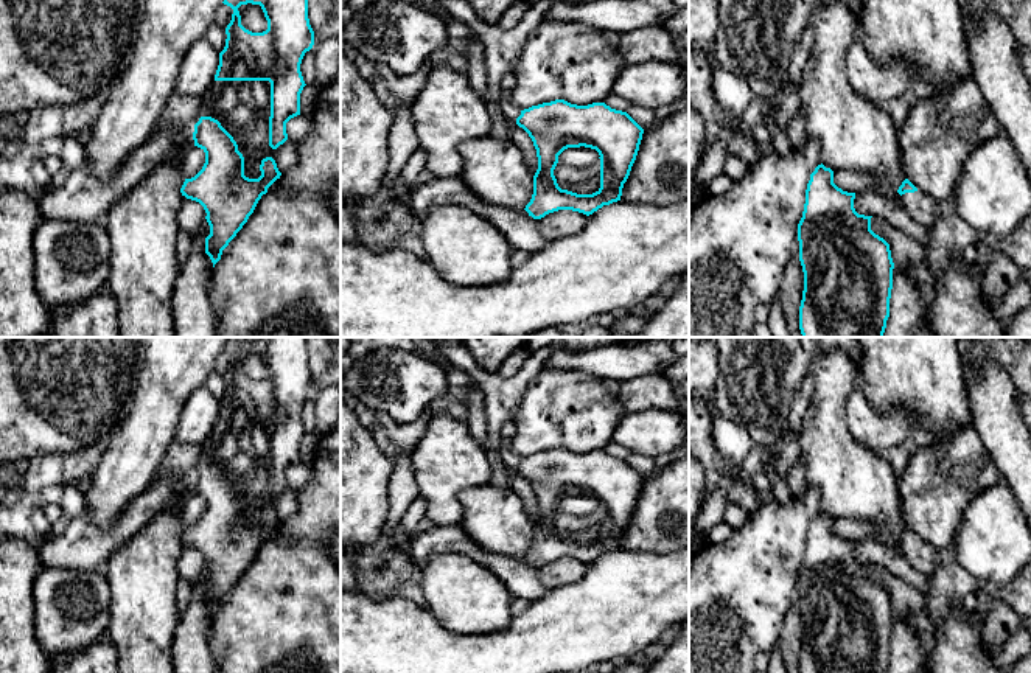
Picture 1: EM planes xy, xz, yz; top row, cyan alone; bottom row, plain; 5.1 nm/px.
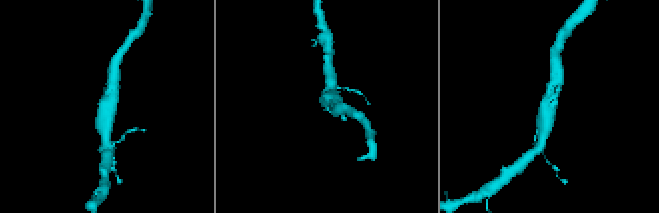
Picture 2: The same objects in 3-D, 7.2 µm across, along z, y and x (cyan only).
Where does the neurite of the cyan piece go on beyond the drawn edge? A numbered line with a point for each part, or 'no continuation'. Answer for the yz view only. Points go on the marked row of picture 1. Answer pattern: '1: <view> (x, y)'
1: yz (922, 207)

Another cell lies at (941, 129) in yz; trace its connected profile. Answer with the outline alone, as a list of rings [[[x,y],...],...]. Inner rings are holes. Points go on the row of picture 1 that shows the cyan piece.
[[[972,78],[936,95],[922,93],[897,134],[903,176],[939,204],[952,194],[967,154],[1001,134]]]

